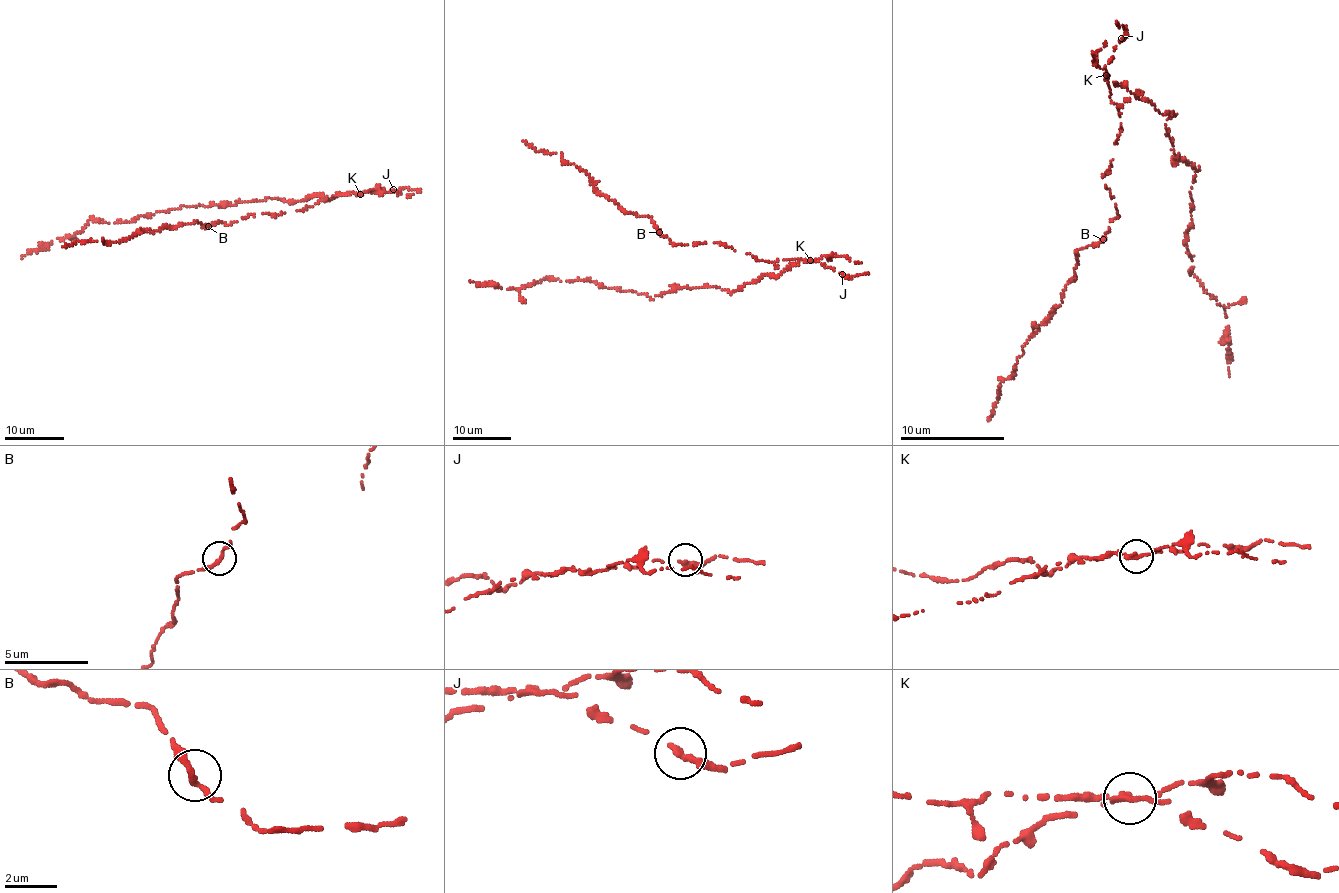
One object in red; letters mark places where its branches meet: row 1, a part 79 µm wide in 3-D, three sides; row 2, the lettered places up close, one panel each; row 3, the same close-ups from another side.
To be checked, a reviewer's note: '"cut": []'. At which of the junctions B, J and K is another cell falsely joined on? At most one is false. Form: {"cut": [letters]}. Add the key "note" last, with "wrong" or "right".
{"cut": ["K"], "note": "wrong"}

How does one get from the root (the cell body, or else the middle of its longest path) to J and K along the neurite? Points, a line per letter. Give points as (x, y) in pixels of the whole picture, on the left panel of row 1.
J: (315, 196), (324, 196), (328, 200), (340, 194), (393, 189)
K: (315, 196), (324, 196), (328, 200), (340, 194), (360, 194)

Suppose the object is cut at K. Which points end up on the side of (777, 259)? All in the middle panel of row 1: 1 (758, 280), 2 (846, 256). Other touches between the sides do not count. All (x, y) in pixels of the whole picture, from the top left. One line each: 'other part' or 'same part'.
1: other part
2: other part

